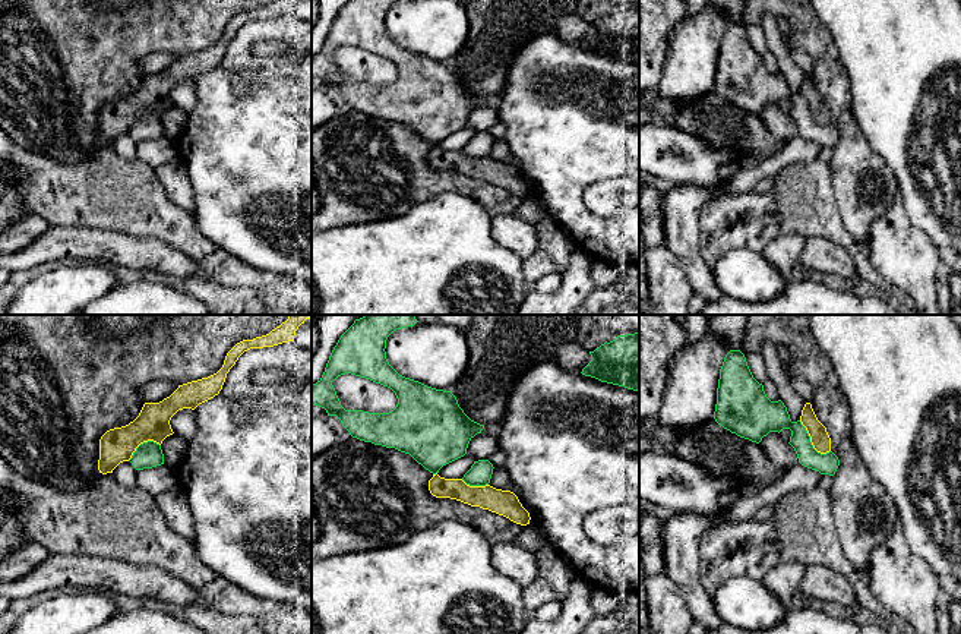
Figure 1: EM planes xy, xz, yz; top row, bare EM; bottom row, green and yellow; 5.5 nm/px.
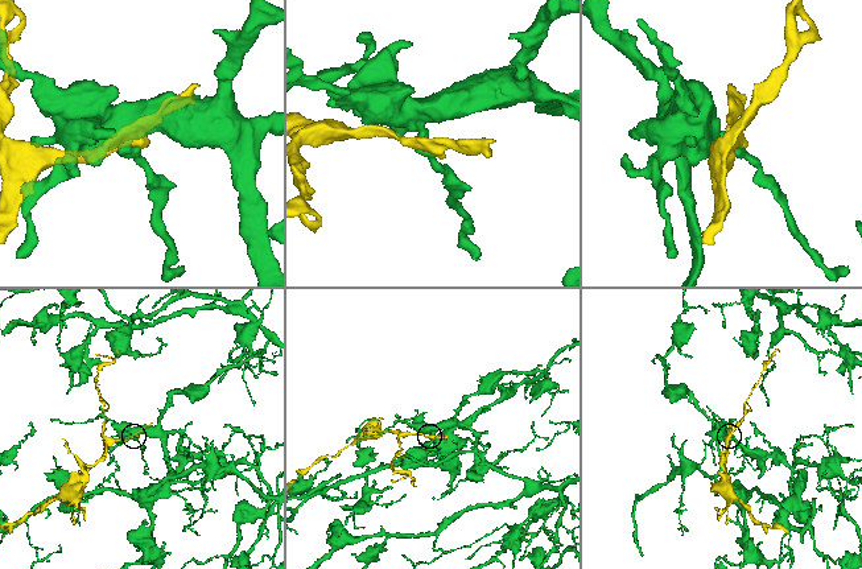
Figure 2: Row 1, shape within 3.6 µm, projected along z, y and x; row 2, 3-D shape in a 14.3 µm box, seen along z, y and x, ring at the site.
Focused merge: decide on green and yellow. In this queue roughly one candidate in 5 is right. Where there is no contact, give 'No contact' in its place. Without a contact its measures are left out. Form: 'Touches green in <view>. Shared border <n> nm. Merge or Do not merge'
Touches green in yz. Shared border 240 nm. Do not merge

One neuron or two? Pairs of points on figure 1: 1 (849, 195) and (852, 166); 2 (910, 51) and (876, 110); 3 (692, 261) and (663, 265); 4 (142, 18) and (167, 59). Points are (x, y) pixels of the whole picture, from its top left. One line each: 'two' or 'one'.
1: one
2: one
3: two
4: two

